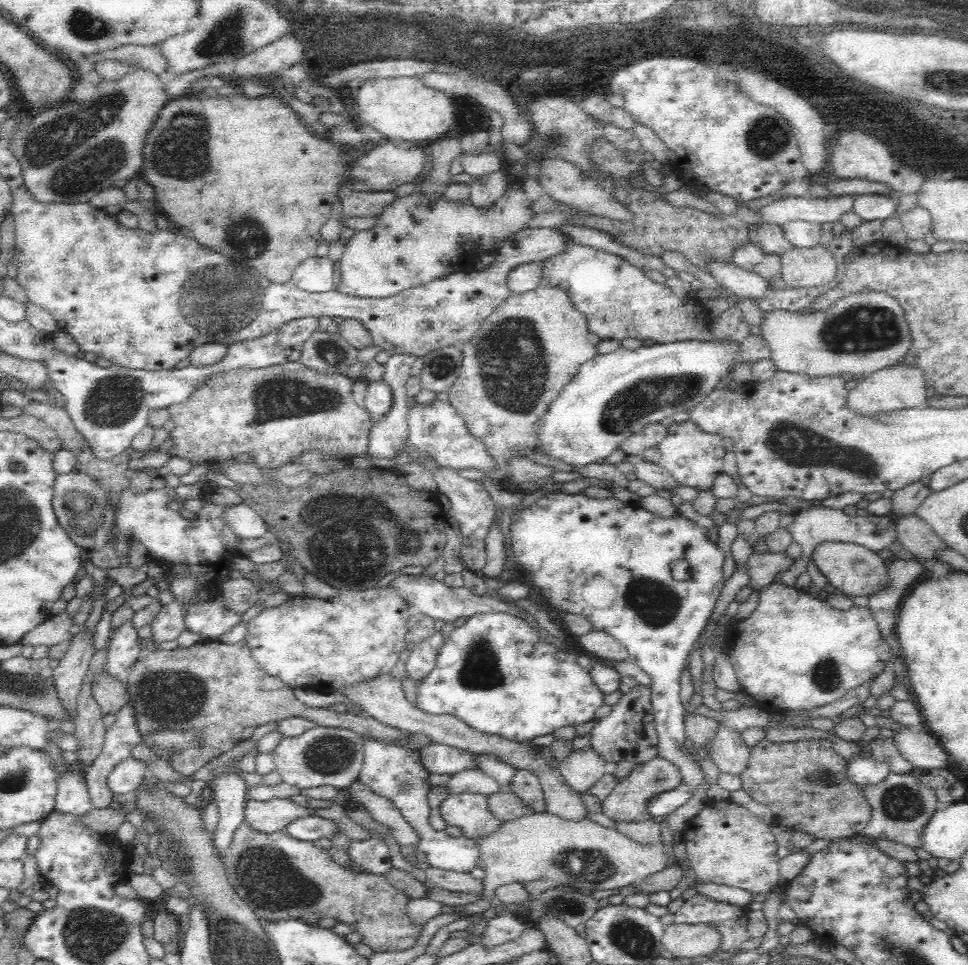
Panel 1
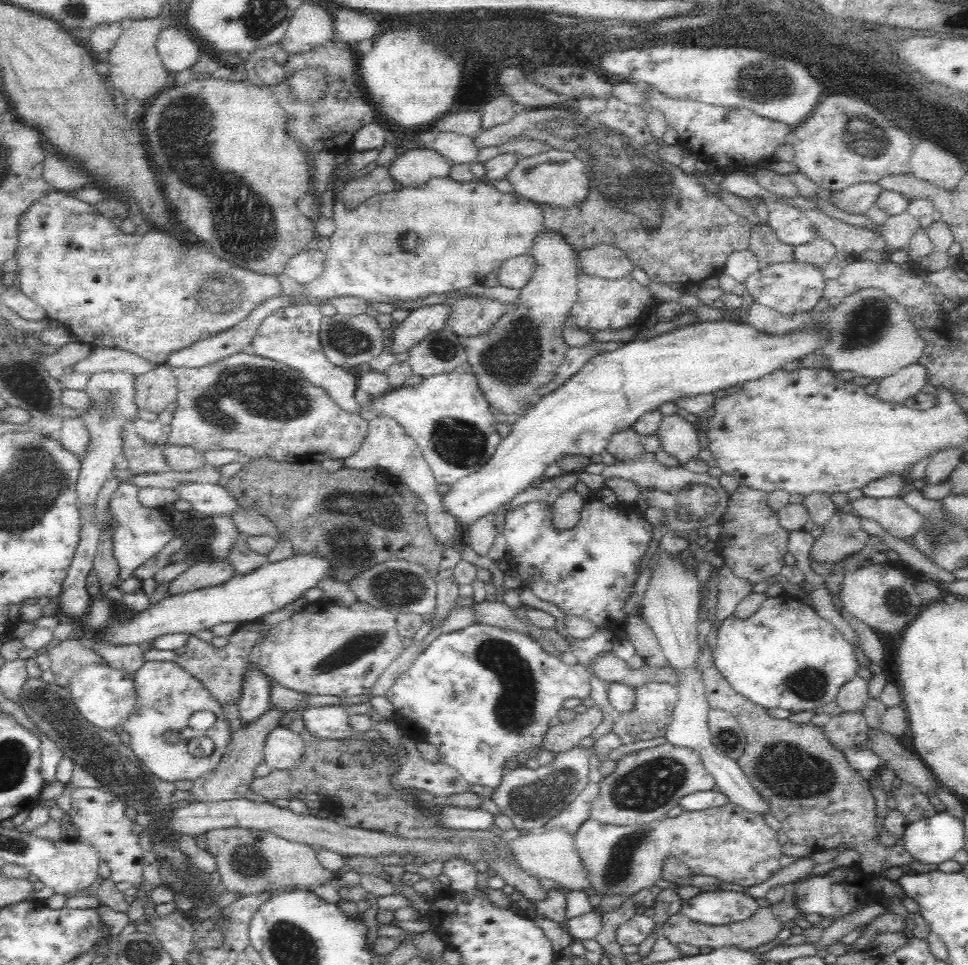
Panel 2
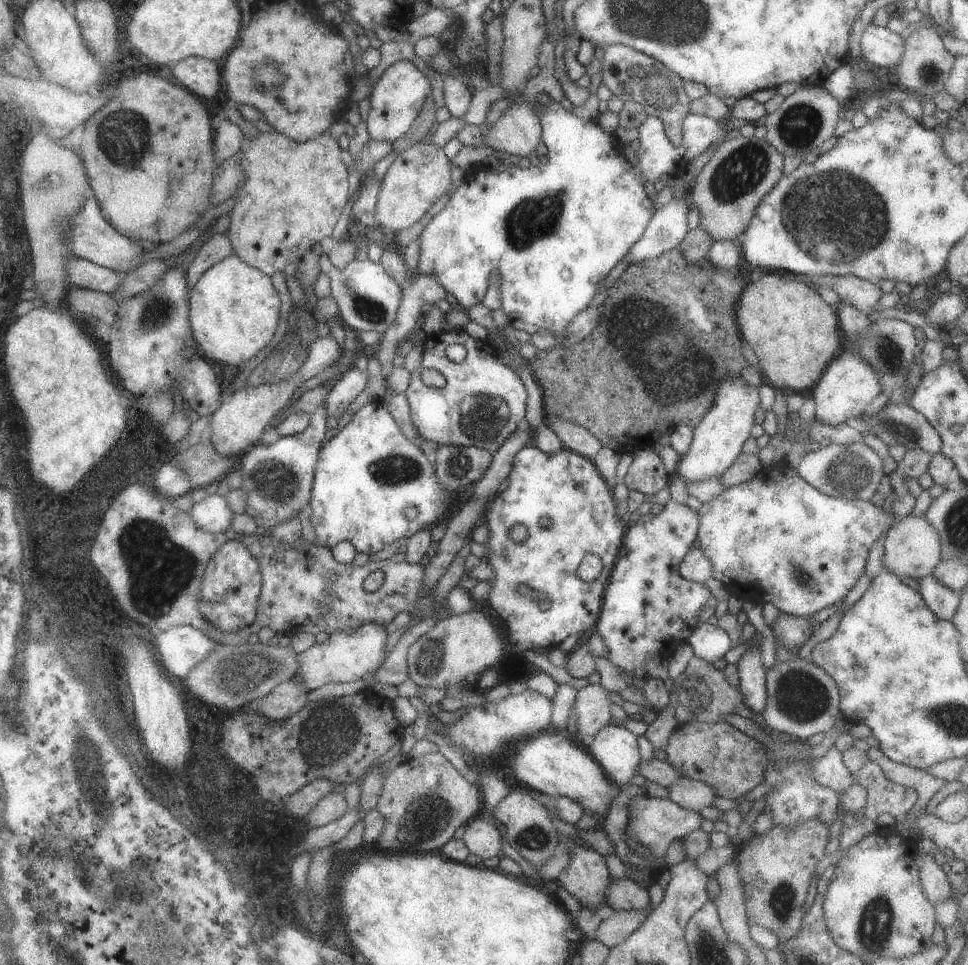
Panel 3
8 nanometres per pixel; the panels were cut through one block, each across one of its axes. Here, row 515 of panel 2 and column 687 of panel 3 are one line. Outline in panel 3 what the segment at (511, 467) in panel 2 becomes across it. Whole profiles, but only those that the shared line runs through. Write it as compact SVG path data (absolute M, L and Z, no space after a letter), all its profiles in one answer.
M723 376L719 386L715 388L715 398L711 408L701 416L699 422L692 428L689 448L680 454L675 464L673 474L683 484L695 484L701 480L718 478L741 451L743 442L749 436L750 428L754 425L753 414L759 406L758 388L749 388L743 384L741 376Z

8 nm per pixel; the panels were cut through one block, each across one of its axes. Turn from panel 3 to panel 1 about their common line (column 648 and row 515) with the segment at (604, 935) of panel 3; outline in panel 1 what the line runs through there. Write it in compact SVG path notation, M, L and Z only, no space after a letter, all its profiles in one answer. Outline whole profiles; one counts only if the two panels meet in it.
M908 515L907 517L901 517L896 521L897 523L895 527L897 539L902 543L902 546L912 554L914 559L918 558L918 560L928 560L929 558L937 560L937 554L948 547L940 537L934 534L934 531L930 529L930 526L926 525L926 523L918 519L918 517Z

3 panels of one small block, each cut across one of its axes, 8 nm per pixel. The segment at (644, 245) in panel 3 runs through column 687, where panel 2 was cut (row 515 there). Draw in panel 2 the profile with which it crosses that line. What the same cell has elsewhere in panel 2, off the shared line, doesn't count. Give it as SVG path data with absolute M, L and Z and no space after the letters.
M202 482L180 483L169 488L178 500L189 502L190 513L201 517L216 513L231 512L238 504L237 500L221 484L206 484Z

